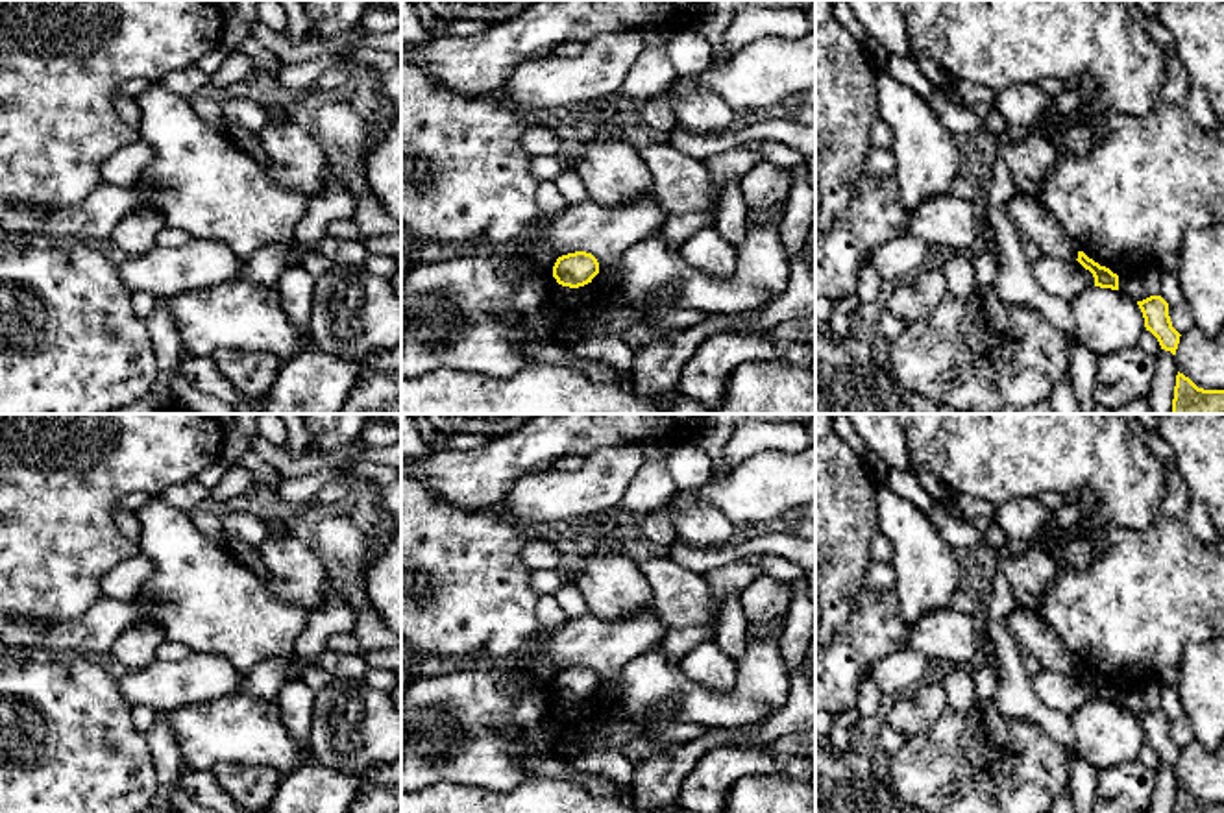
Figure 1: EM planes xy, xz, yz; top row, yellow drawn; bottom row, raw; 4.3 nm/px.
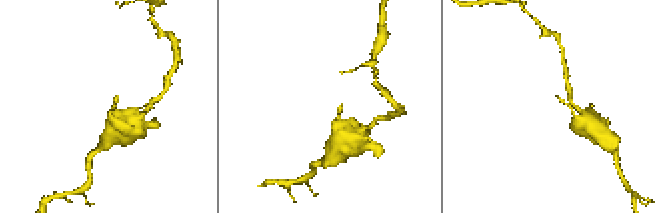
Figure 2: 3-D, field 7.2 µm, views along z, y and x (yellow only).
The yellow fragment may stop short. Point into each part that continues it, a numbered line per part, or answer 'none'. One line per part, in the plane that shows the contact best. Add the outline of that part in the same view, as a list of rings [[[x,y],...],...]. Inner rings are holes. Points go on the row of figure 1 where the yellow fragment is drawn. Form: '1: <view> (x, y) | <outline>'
none

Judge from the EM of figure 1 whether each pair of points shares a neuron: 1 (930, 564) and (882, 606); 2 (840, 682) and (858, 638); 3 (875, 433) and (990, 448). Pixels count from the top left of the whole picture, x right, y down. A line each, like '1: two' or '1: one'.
1: two
2: one
3: two

